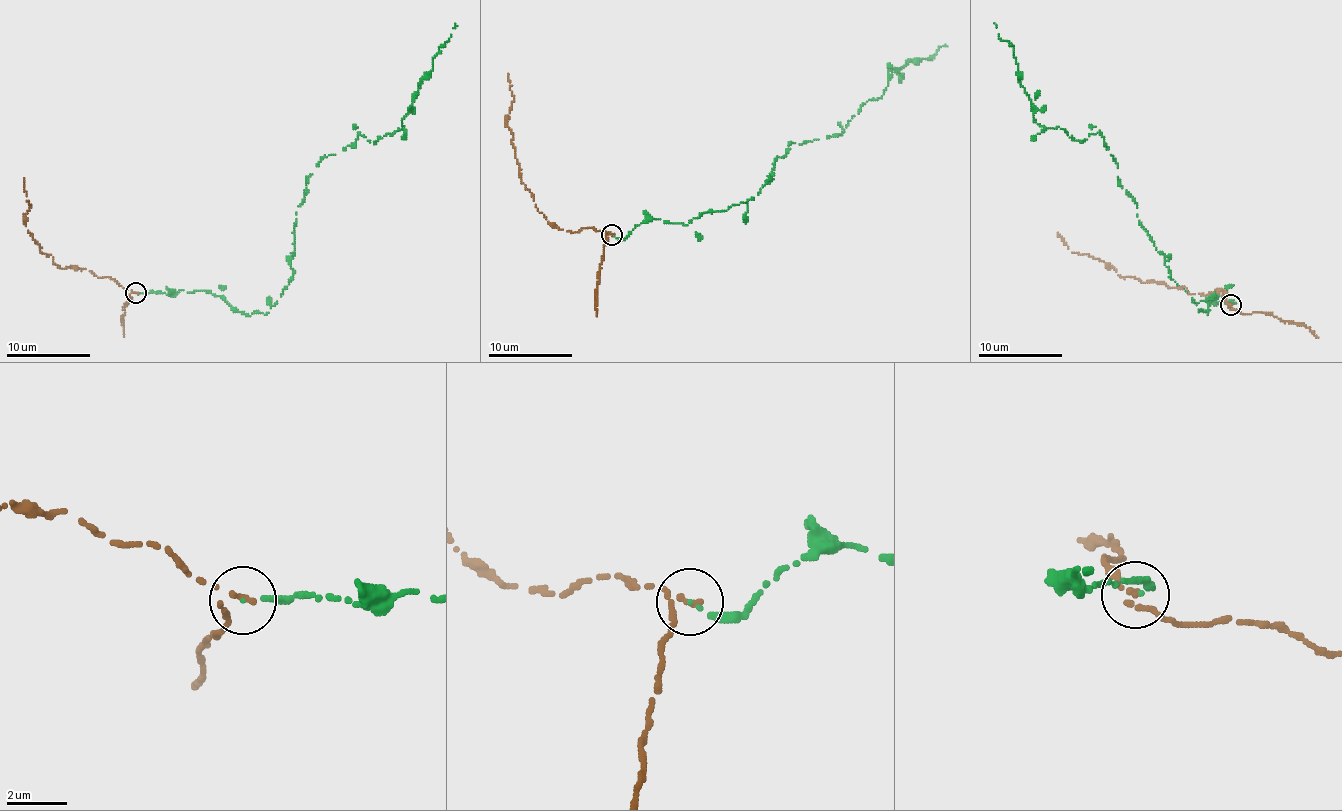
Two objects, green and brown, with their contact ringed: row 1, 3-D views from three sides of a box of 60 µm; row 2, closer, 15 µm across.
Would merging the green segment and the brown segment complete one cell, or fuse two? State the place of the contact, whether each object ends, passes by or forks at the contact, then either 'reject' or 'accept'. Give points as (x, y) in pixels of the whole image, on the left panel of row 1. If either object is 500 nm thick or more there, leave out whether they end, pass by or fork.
(135, 293) | green ends | brown ends | reject

